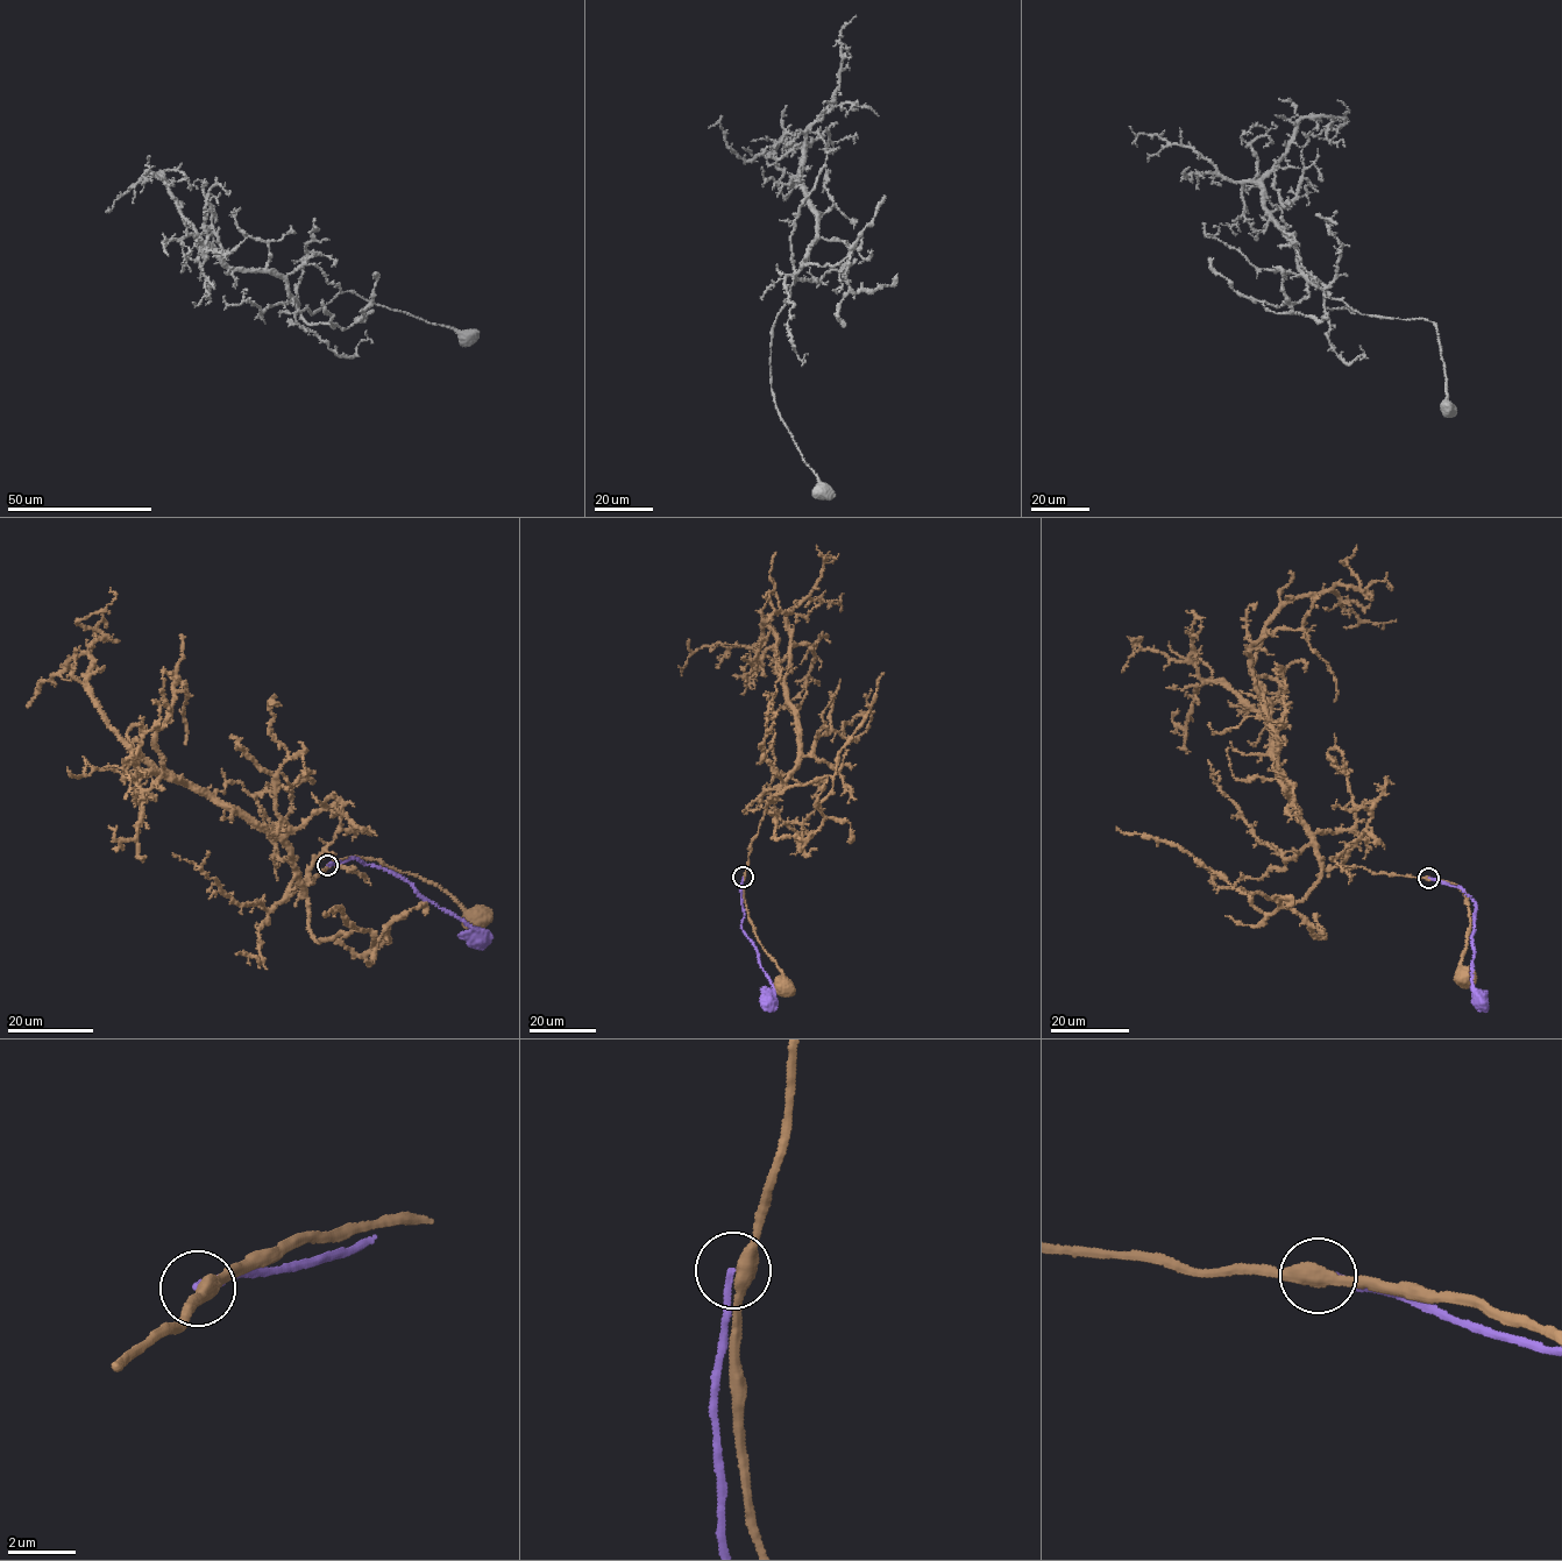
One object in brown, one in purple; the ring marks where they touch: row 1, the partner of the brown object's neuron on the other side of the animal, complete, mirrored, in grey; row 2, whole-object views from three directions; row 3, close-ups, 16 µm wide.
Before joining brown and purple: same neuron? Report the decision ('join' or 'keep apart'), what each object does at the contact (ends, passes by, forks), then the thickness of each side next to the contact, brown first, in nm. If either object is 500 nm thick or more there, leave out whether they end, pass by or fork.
keep apart; brown passes by; purple ends; calibres 420 and 200 nm

